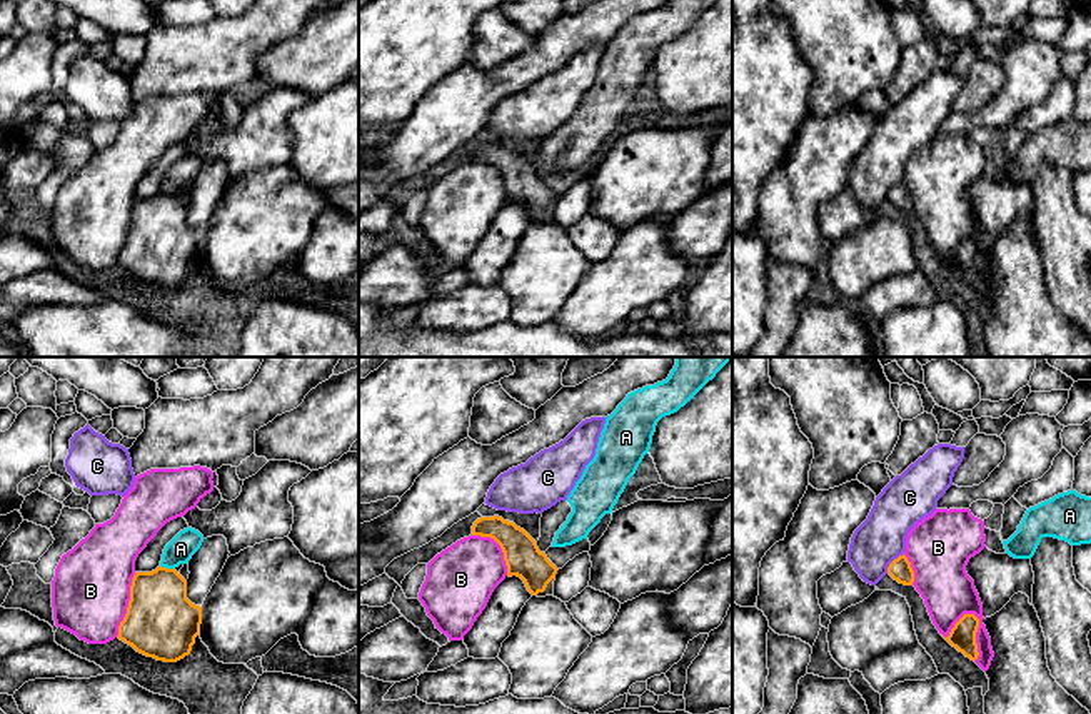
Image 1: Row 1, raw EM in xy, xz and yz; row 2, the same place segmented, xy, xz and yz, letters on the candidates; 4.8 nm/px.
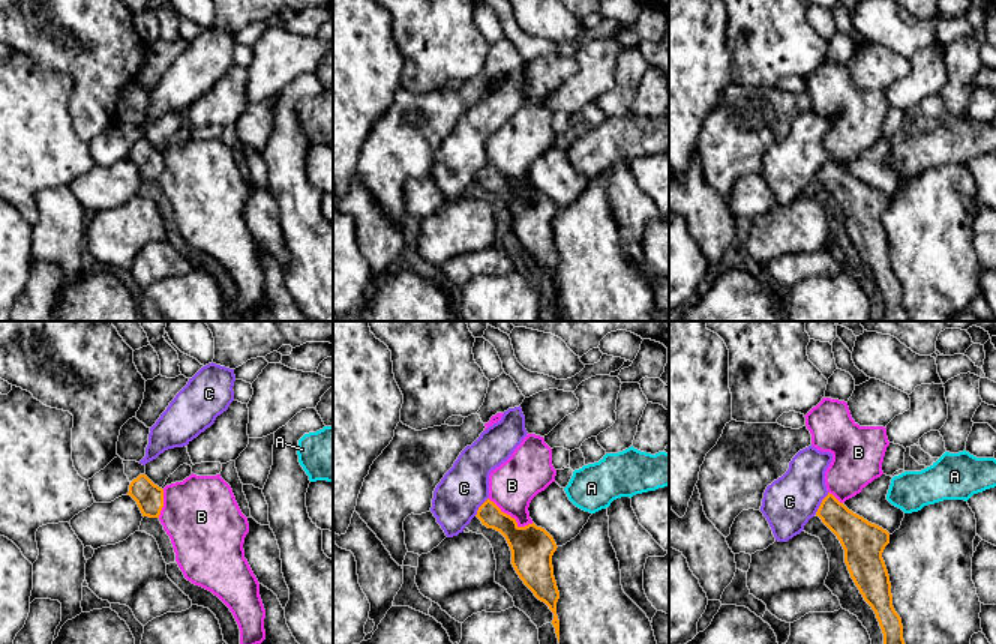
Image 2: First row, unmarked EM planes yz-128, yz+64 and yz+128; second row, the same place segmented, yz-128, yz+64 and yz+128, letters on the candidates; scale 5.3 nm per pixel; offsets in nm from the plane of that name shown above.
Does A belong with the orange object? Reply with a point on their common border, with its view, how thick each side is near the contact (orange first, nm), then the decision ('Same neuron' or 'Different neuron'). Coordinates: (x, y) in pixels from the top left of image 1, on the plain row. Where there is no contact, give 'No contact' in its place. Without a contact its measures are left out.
Touches orange at xy (165, 194). Thickness 320 nm (orange) against 130 nm. Different neuron

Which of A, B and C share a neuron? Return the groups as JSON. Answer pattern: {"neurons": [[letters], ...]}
{"neurons": [["A"], ["B"], ["C"]]}

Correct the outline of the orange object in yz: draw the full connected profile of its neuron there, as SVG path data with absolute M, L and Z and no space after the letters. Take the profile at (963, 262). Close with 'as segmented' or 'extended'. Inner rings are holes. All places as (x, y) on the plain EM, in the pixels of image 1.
M964 240L944 265L966 284L976 287L979 282L976 270L978 254L979 245L974 240Z; as segmented

